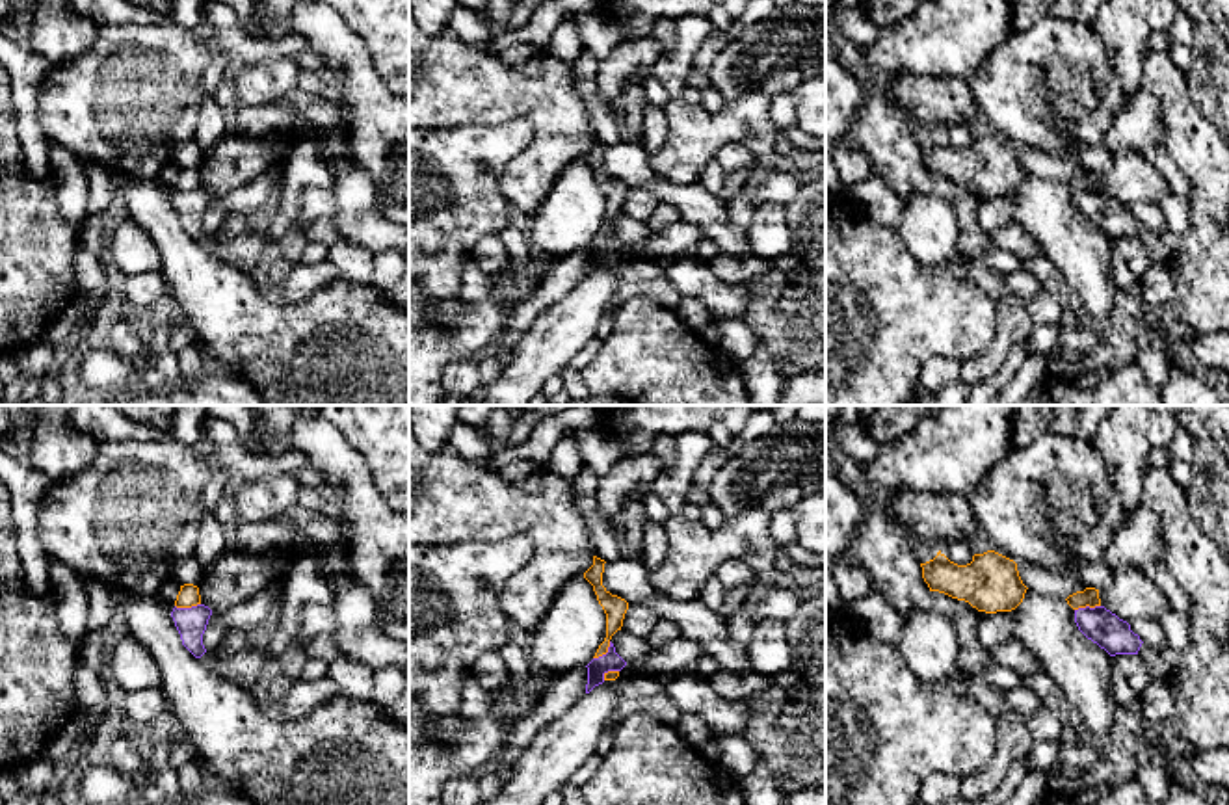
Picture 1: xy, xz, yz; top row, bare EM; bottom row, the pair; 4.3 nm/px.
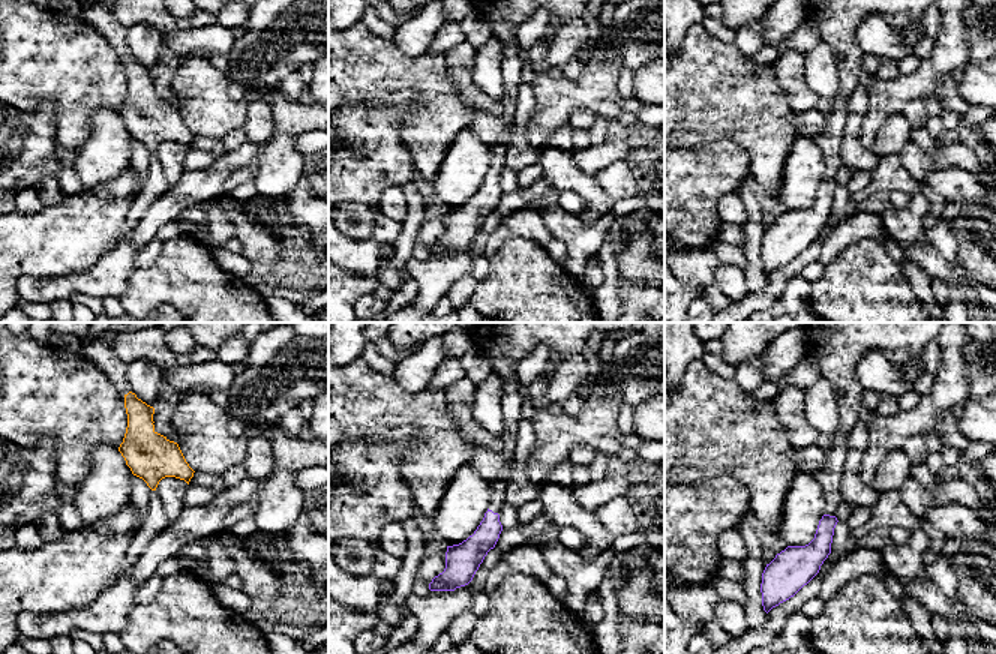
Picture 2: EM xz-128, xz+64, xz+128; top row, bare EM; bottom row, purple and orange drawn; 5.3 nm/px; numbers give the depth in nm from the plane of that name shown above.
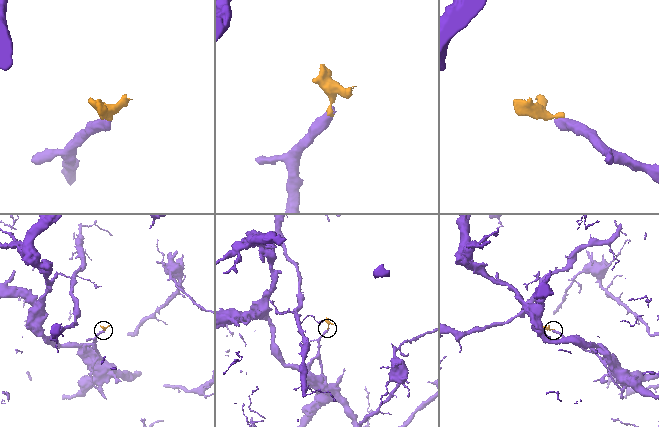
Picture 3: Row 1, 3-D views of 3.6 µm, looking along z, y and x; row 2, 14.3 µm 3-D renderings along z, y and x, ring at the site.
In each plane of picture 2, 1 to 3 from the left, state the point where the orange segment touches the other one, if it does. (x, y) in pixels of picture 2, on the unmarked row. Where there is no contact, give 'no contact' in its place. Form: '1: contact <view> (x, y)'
1: no contact
2: no contact
3: no contact

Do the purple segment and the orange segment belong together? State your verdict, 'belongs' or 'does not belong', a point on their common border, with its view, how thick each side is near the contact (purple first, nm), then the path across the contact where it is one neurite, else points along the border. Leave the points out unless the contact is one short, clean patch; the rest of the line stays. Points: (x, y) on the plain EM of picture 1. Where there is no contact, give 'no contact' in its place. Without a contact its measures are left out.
does not belong; meets purple in xy at (186, 192); 130 nm thick on the purple side, 90 nm on the other; border along xy (199, 186), (175, 190)

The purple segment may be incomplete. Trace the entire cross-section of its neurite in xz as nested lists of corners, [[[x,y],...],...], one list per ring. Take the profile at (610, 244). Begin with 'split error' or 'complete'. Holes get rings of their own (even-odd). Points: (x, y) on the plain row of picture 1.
complete; [[[610,225],[608,236],[593,242],[588,251],[588,268],[586,277],[589,277],[595,270],[604,266],[604,258],[608,255],[621,255],[627,245],[615,236],[614,227]]]

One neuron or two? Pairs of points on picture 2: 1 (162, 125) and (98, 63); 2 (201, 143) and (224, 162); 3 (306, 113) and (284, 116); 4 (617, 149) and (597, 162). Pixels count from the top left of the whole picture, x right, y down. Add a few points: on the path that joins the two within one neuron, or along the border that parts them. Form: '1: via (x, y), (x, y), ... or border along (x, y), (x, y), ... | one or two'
1: border along (120, 56), (125, 65), (126, 96), (117, 111) | two
2: border along (228, 152), (216, 159) | two
3: via (300, 116), (290, 116) | one
4: via (612, 150), (602, 158) | one

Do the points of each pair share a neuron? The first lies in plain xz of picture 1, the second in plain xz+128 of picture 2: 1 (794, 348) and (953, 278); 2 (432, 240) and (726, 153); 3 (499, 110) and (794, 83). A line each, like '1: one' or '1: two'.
1: two
2: one
3: two

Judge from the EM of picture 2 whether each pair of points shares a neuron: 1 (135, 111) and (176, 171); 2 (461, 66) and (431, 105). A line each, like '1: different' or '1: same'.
1: different
2: different

